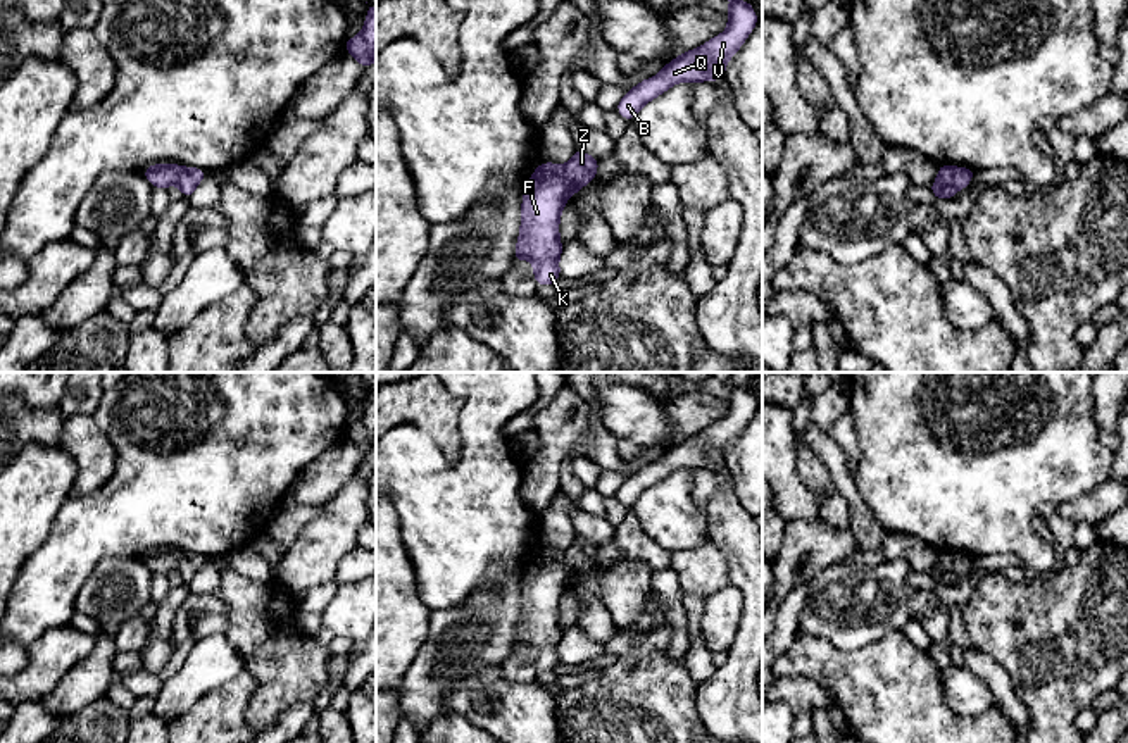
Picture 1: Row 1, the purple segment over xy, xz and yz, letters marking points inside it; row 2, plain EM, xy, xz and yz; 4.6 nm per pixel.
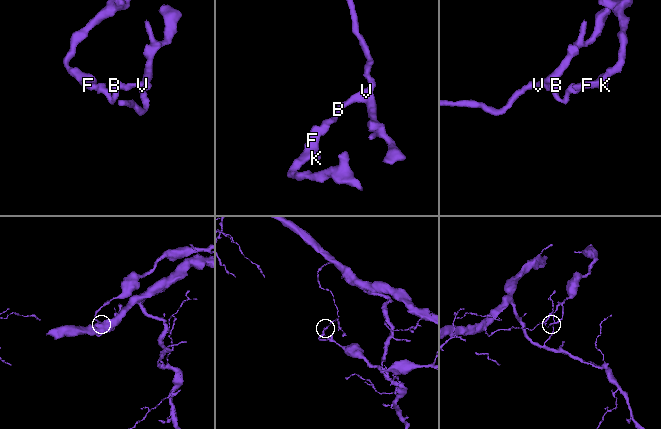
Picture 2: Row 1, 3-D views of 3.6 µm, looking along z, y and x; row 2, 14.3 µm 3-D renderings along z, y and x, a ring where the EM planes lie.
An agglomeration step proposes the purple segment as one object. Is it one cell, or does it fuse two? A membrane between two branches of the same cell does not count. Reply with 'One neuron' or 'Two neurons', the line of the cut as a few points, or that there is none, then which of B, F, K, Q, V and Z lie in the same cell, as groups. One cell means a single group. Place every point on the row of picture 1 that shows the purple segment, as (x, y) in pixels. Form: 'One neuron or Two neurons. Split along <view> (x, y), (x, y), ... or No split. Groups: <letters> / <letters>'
Two neurons. Split along xz (563, 166), (568, 197). Groups: B Q V Z / F K

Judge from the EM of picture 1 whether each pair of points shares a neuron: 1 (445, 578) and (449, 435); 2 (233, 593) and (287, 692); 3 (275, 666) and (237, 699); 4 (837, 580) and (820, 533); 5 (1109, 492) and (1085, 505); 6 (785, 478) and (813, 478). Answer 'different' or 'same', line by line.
1: different
2: same
3: different
4: different
5: same
6: different

